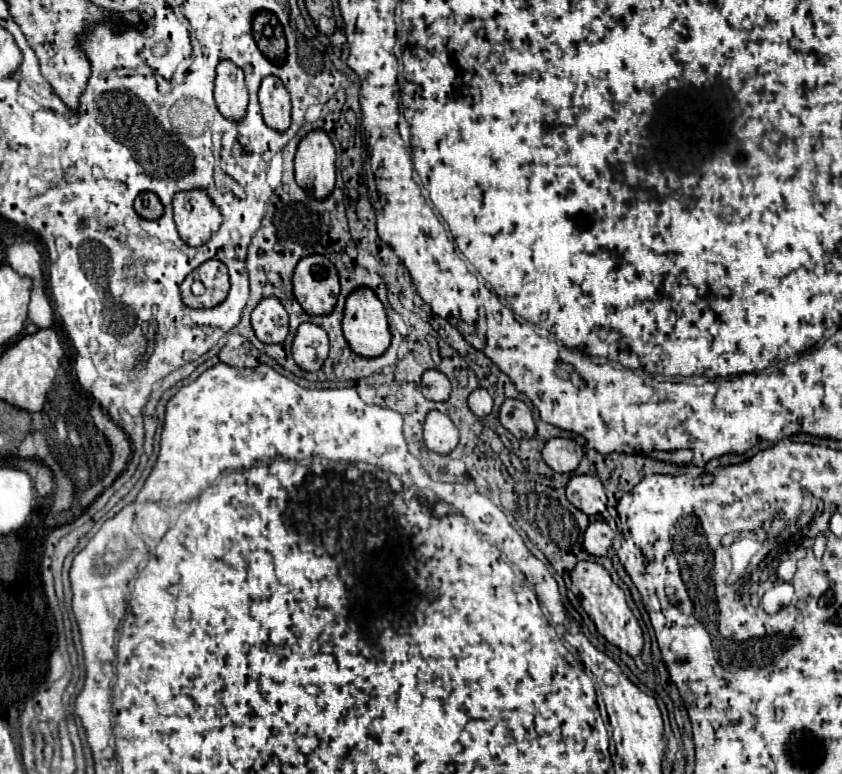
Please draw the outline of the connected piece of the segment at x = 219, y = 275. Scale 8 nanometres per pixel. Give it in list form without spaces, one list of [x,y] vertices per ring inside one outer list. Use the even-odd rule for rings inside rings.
[[[208,260],[186,276],[186,280],[180,286],[180,294],[182,294],[182,302],[190,308],[214,308],[226,300],[228,288],[230,284],[228,284],[226,266],[218,260]],[[196,280],[206,286],[206,292],[202,296],[192,296],[190,292],[190,284]]]

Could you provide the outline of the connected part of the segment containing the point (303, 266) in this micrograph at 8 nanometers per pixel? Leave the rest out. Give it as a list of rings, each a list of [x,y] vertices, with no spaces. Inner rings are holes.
[[[320,254],[306,256],[294,270],[294,296],[310,316],[332,312],[336,296],[340,294],[340,280],[336,266]]]

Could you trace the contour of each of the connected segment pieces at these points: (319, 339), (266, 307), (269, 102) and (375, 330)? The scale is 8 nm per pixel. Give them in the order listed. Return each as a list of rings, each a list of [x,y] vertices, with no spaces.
[[[300,324],[292,344],[292,356],[296,364],[306,372],[316,372],[328,358],[328,336],[316,324]]]
[[[264,298],[252,312],[252,328],[260,342],[282,344],[288,336],[288,314],[278,298]]]
[[[274,76],[264,78],[258,92],[258,100],[264,122],[276,132],[286,132],[290,128],[292,118],[290,118],[290,96],[284,84]]]
[[[358,288],[348,296],[342,328],[348,346],[358,356],[376,358],[390,346],[384,306],[370,288]]]

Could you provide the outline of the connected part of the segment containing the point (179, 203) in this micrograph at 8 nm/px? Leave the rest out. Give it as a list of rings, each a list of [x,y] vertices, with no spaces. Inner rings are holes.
[[[190,190],[174,196],[174,222],[180,238],[188,246],[202,246],[218,232],[222,214],[206,190]]]

